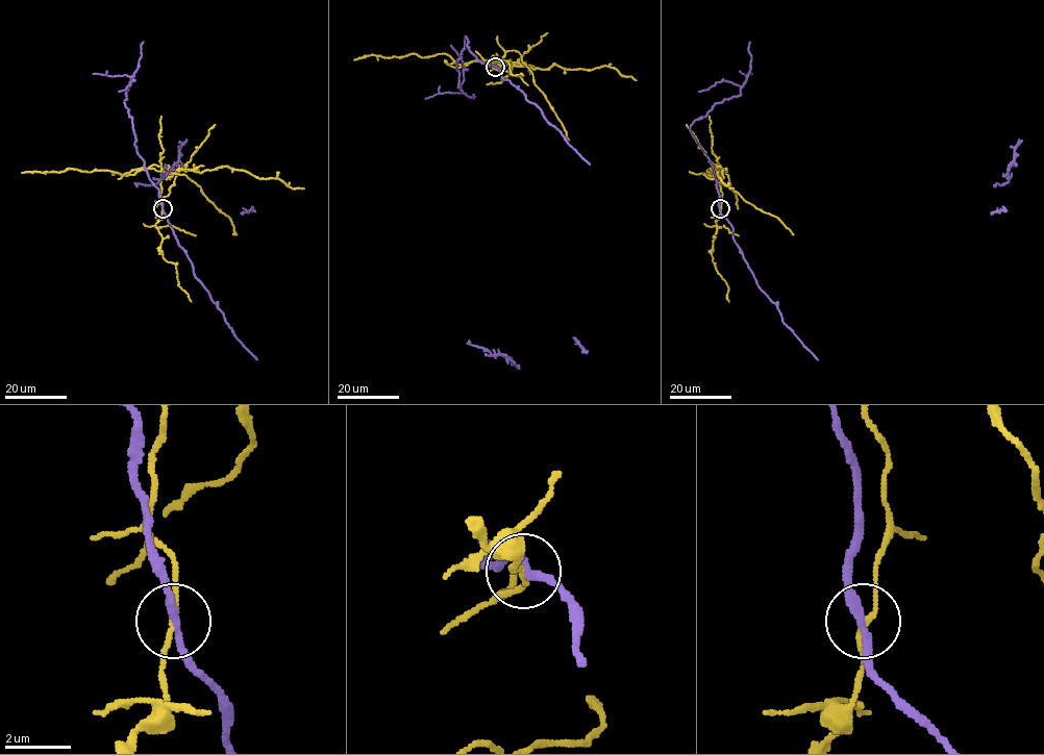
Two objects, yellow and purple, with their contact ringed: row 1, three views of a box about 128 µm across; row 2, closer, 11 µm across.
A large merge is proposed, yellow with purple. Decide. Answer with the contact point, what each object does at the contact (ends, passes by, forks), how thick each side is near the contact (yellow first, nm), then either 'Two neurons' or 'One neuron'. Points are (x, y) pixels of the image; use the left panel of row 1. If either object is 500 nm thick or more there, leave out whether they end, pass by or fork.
Place: (163, 208). At the ring yellow passes by. At the ring purple passes by. Thickness 130 nm (yellow) against 240 nm. Two neurons

